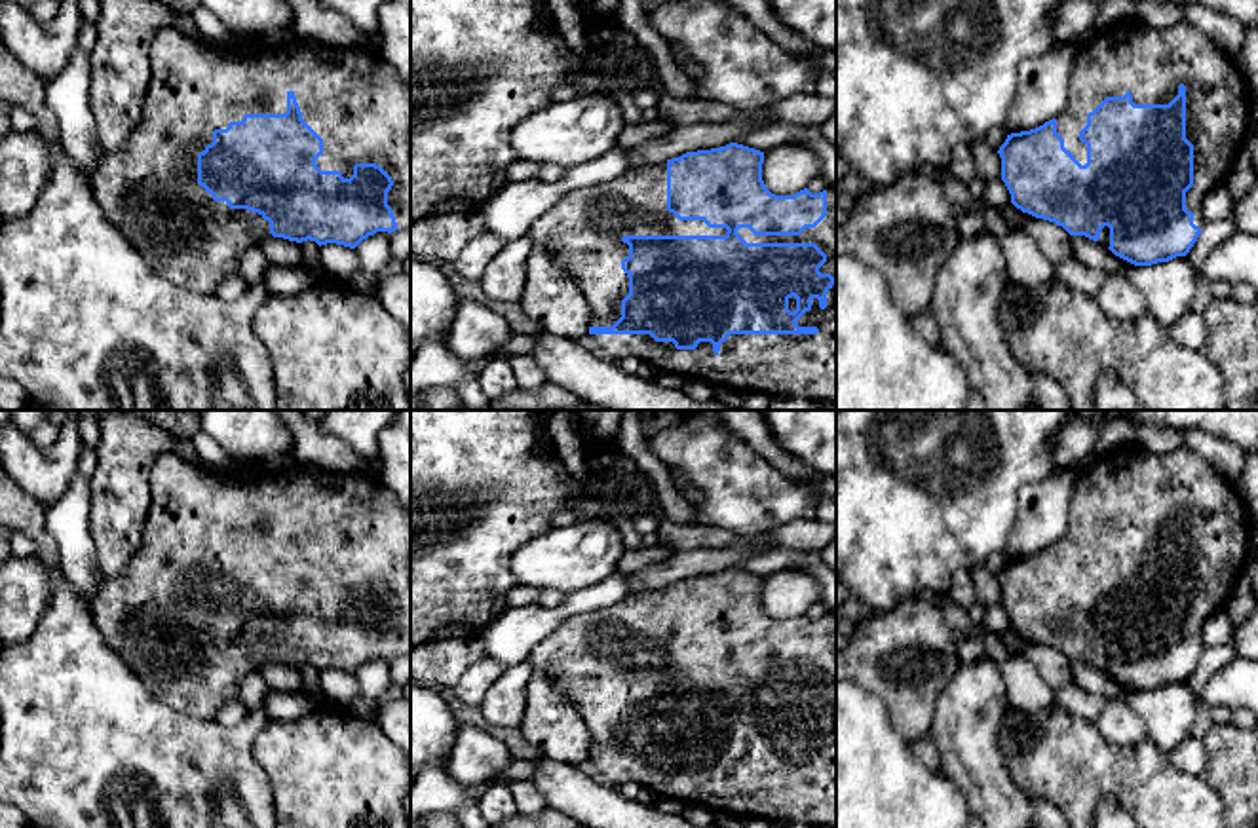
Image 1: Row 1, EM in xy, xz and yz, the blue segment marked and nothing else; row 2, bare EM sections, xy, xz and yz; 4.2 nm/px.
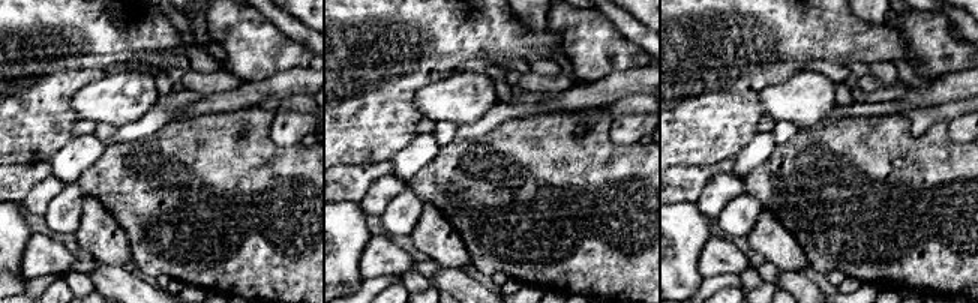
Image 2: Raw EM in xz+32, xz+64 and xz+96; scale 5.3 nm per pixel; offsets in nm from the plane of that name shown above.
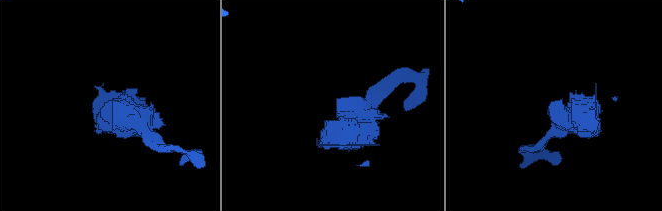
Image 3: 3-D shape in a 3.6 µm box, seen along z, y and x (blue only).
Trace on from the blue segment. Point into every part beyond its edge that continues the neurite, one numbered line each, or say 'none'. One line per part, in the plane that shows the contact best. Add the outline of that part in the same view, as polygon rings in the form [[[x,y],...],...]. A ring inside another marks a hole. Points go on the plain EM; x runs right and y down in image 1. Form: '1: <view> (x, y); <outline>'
1: xz (780, 790); [[[827,613],[827,642],[800,661],[754,661],[749,653],[737,659],[747,668],[815,668],[827,680],[819,693],[834,703],[827,733],[813,724],[811,735],[796,746],[817,752],[817,760],[730,760],[718,779],[711,767],[677,775],[650,760],[591,760],[599,777],[612,786],[637,782],[659,798],[701,805],[715,815],[836,828],[836,613]]]

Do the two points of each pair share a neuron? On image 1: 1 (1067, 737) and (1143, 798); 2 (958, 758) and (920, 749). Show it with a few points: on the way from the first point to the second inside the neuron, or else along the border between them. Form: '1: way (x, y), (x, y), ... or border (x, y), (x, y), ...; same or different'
1: way (1086, 756), (1099, 770), (1116, 771), (1124, 779); same
2: border (930, 733), (941, 771); different

